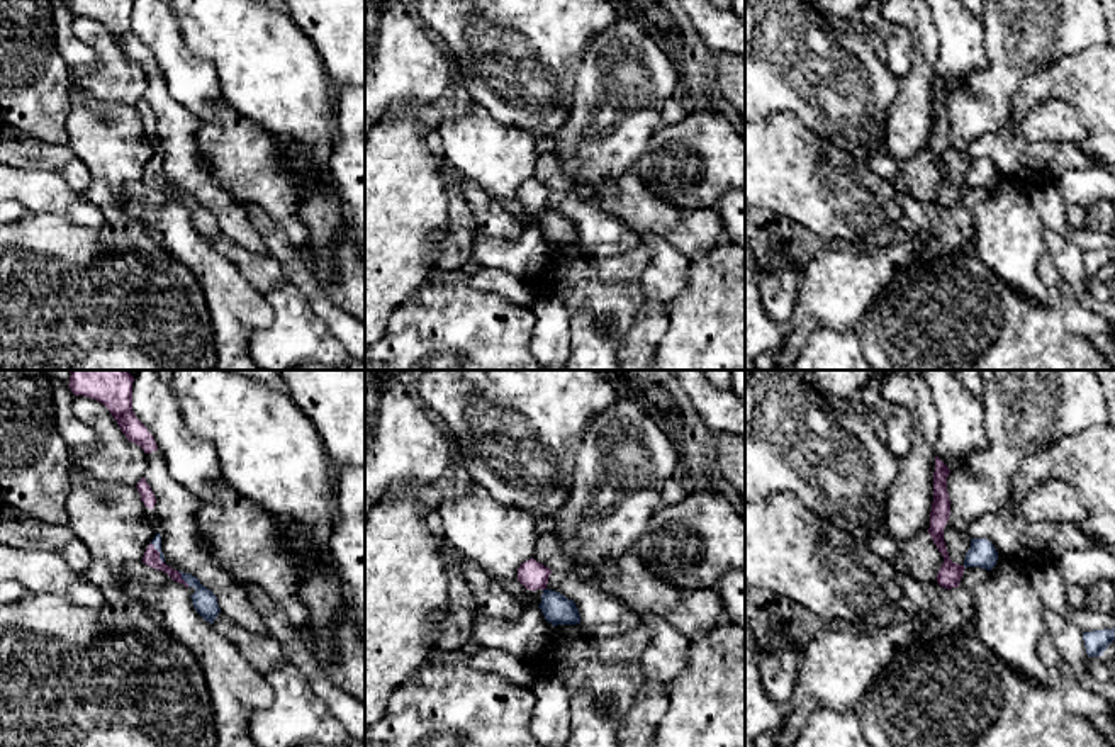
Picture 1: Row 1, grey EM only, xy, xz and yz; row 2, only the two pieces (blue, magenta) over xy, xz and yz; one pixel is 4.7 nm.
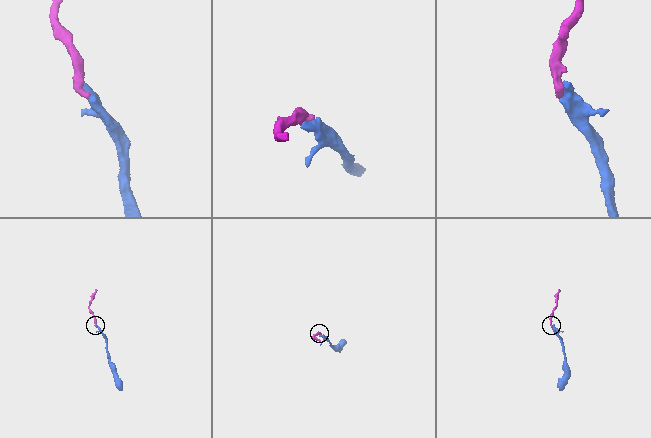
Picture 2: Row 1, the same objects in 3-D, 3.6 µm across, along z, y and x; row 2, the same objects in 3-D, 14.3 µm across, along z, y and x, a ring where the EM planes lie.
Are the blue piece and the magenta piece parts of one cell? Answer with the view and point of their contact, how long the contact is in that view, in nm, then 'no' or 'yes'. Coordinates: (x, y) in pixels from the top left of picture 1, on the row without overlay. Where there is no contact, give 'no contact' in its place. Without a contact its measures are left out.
meets blue in xy at (182, 197); contact 100 nm long; yes

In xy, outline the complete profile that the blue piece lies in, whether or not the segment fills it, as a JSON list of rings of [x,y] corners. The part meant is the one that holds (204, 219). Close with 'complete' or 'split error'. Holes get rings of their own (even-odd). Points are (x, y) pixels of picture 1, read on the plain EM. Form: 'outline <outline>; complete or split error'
outline [[[156,153],[153,161],[148,165],[143,182],[153,188],[166,192],[173,200],[183,204],[185,207],[193,207],[195,212],[190,216],[197,233],[210,244],[221,233],[216,214],[200,204],[200,200],[180,190],[175,190],[165,183],[165,175],[161,171],[161,154]]]; split error

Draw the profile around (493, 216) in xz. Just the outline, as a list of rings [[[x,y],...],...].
[[[462,178],[460,194],[482,234],[513,239],[524,229],[526,222],[507,207],[509,202],[497,199],[477,182]]]

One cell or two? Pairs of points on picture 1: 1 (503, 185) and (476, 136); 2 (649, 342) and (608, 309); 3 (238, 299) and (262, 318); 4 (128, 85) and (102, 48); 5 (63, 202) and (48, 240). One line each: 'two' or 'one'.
1: one
2: two
3: one
4: one
5: two

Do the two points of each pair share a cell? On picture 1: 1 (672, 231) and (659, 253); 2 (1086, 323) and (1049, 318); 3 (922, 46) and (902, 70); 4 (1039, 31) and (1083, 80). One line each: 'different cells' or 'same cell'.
1: different cells
2: different cells
3: different cells
4: different cells

